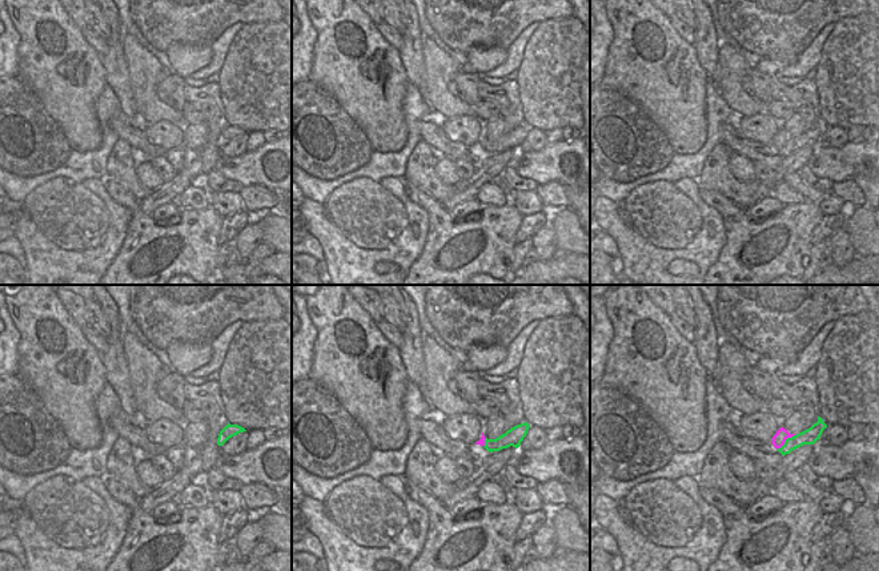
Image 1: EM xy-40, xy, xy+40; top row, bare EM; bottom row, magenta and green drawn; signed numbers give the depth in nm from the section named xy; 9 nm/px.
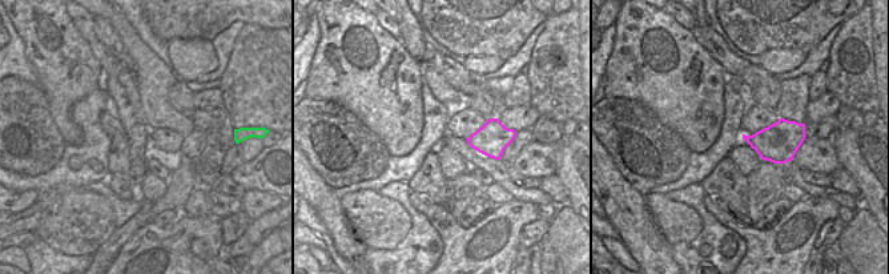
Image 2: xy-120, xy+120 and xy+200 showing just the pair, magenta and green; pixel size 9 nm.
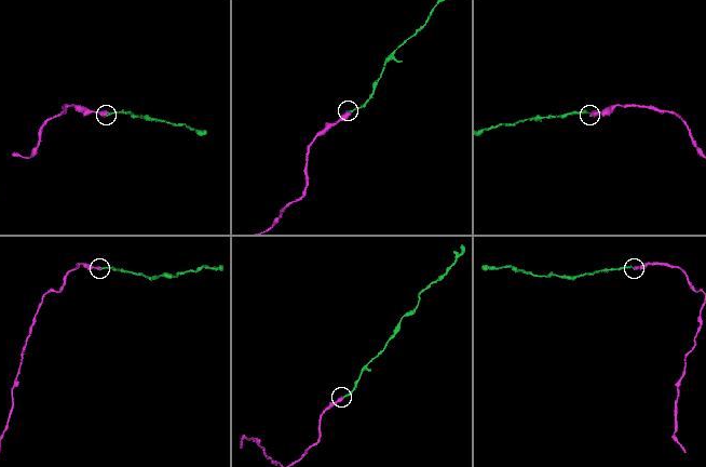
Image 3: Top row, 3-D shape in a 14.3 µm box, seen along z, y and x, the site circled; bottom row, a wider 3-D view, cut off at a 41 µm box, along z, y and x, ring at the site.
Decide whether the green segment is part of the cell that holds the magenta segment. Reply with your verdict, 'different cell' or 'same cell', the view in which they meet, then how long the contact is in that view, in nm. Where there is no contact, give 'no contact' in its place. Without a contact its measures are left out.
same cell | xy+40 | 220 nm

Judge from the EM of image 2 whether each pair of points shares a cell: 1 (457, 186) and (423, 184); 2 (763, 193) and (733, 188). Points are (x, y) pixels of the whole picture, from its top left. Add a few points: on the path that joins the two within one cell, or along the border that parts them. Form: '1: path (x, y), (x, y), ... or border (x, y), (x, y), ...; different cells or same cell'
1: path (449, 186), (434, 186), (431, 184); same cell
2: path (756, 193), (740, 193); same cell

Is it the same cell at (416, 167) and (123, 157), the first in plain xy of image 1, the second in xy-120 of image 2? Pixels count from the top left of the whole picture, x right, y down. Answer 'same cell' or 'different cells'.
same cell

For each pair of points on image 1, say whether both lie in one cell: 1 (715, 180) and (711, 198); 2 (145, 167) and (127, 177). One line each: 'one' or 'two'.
1: two
2: two

